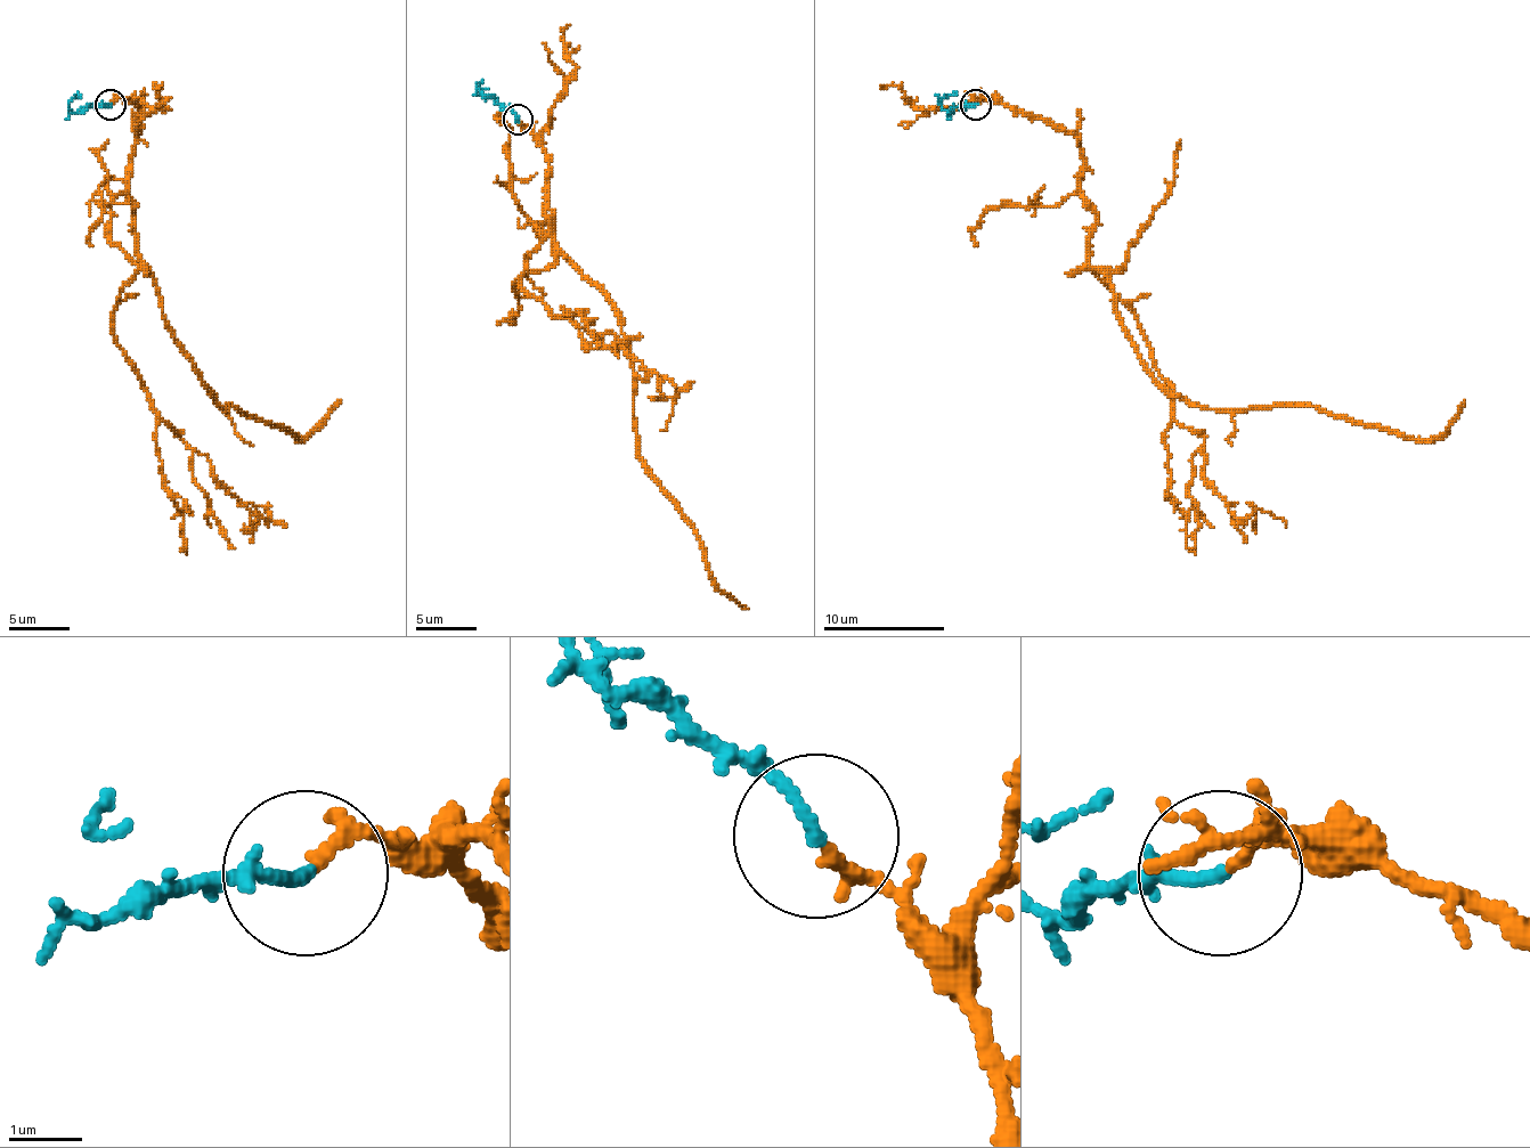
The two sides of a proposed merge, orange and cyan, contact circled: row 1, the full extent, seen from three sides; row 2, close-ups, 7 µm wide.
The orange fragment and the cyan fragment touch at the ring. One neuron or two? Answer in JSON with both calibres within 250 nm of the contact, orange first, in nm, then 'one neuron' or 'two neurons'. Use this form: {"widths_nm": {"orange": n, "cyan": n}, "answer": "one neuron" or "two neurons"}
{"widths_nm": {"orange": 190, "cyan": 170}, "answer": "one neuron"}

